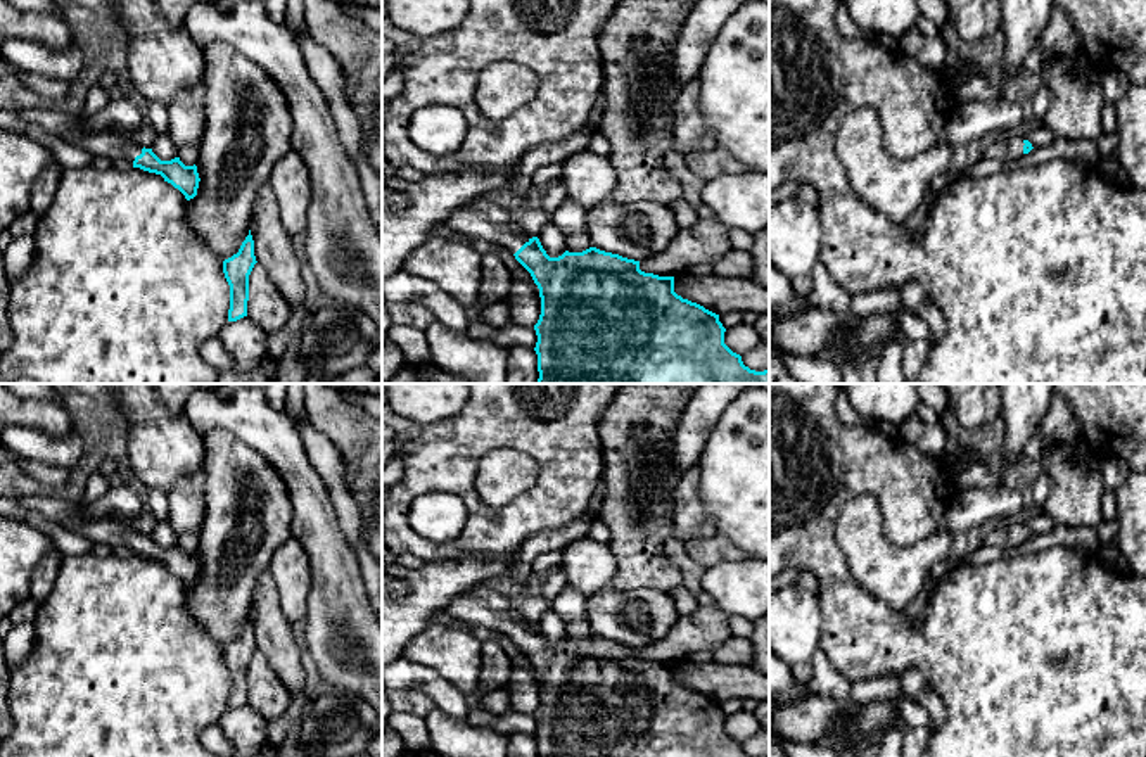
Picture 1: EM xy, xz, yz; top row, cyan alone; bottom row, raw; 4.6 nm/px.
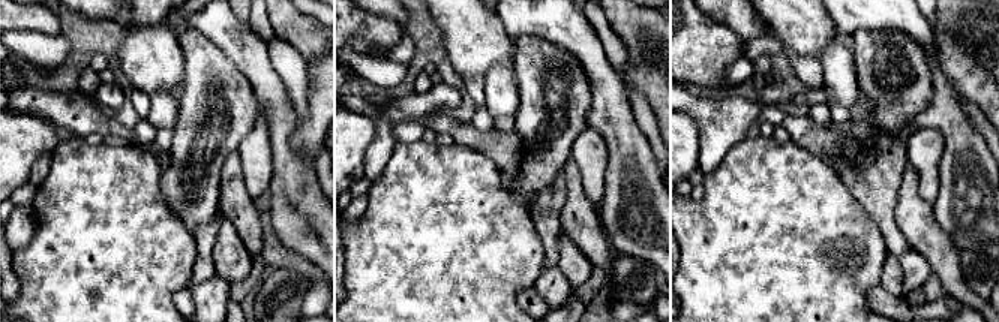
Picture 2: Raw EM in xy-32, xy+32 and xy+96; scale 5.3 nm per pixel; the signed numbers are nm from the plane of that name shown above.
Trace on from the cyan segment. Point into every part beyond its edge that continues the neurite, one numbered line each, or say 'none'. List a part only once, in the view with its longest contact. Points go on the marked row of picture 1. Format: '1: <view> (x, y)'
1: xz (483, 218)

